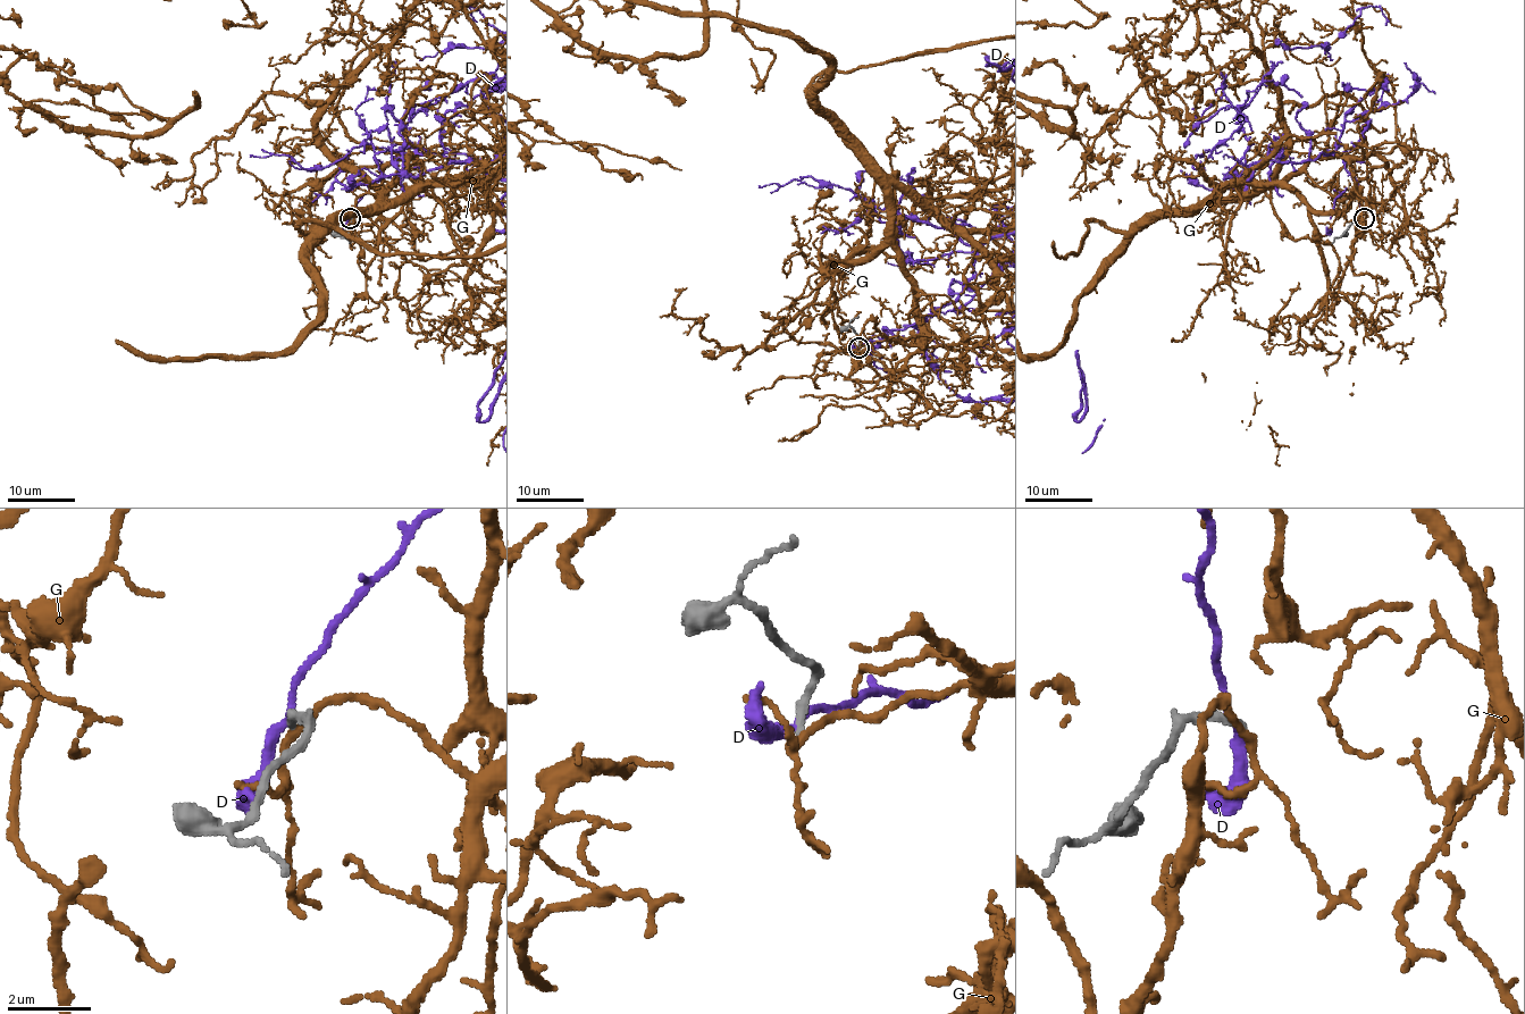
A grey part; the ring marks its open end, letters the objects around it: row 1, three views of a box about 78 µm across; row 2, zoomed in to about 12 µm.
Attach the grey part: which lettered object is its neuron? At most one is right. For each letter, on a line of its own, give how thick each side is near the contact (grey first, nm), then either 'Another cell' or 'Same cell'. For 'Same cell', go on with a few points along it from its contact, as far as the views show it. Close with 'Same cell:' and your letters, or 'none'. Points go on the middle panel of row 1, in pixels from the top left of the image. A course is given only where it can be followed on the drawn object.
D: Thickness 240 nm (grey) against 180 nm. Another cell
G: Thickness 220 nm (grey) against 170 nm. Another cell
Same cell: none

